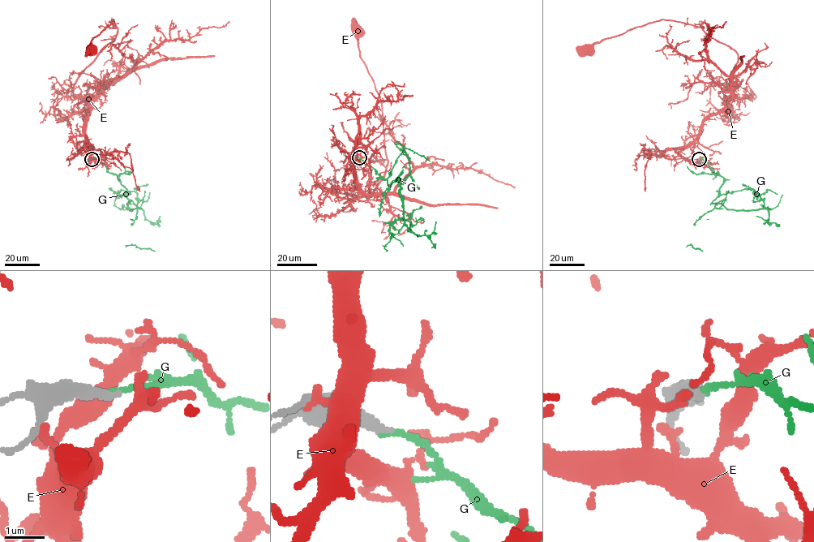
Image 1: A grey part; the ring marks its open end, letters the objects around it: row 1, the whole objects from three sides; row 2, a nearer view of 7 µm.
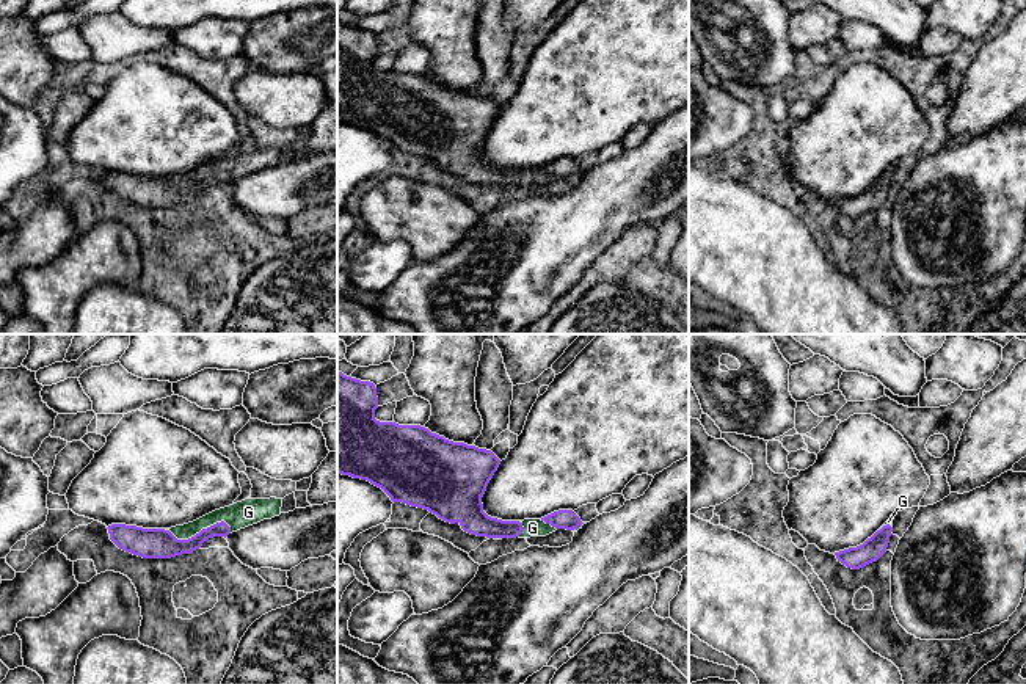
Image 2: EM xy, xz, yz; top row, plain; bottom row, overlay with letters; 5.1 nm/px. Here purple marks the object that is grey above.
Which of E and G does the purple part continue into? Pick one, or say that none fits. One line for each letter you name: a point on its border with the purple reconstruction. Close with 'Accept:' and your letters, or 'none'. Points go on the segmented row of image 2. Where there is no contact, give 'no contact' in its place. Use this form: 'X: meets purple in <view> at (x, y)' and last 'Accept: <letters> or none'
G: meets purple in xy at (200, 532)
Accept: G

